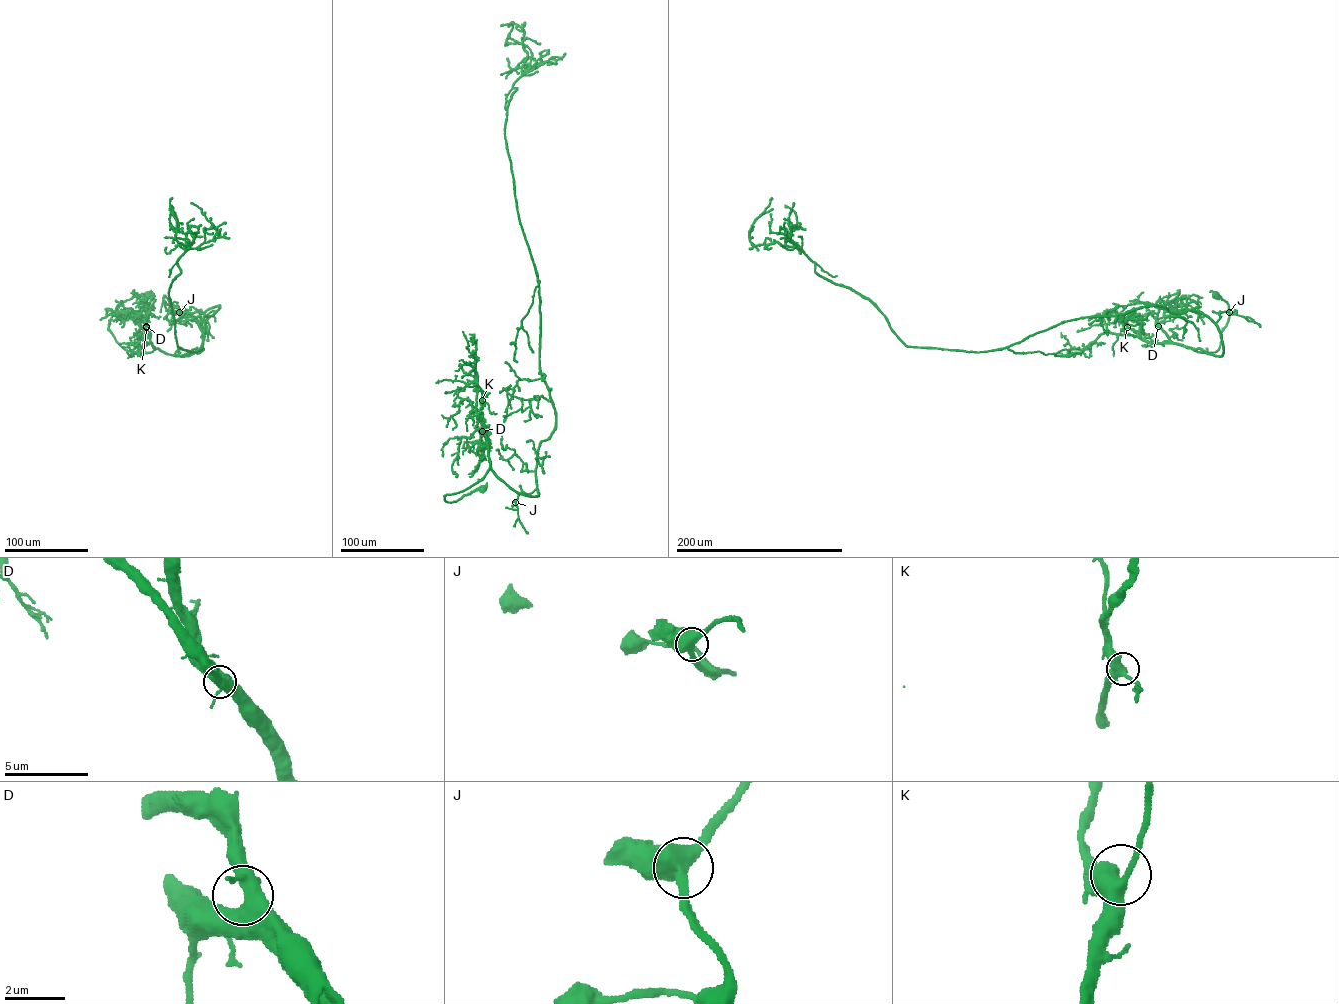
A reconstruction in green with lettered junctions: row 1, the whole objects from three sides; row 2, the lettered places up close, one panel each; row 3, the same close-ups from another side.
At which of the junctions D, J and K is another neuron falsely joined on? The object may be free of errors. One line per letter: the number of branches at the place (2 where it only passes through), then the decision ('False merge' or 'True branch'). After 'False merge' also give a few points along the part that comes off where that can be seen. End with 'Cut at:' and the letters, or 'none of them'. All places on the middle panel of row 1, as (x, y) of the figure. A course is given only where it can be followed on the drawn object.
D: Branches: 3. True branch
J: Branches: 3. True branch
K: Branches: 3. True branch
Cut at: none of them

